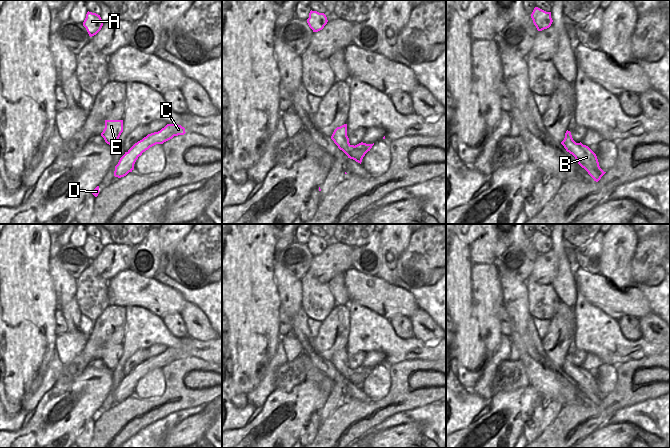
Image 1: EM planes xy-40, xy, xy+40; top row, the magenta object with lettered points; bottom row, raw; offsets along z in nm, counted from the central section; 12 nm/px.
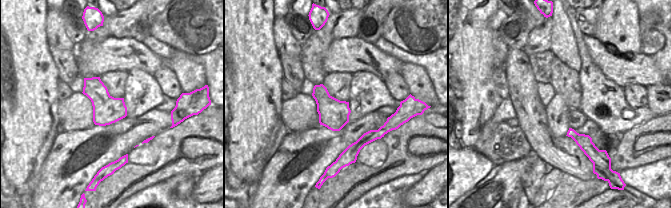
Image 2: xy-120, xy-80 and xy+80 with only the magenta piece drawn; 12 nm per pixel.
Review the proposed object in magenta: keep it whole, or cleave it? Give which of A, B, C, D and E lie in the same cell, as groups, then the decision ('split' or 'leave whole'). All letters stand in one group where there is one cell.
A B E / C D; split

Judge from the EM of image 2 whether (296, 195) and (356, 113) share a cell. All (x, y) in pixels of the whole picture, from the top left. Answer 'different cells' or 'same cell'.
different cells

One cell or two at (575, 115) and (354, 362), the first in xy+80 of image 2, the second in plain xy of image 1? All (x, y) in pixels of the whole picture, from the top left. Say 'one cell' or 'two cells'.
one cell

